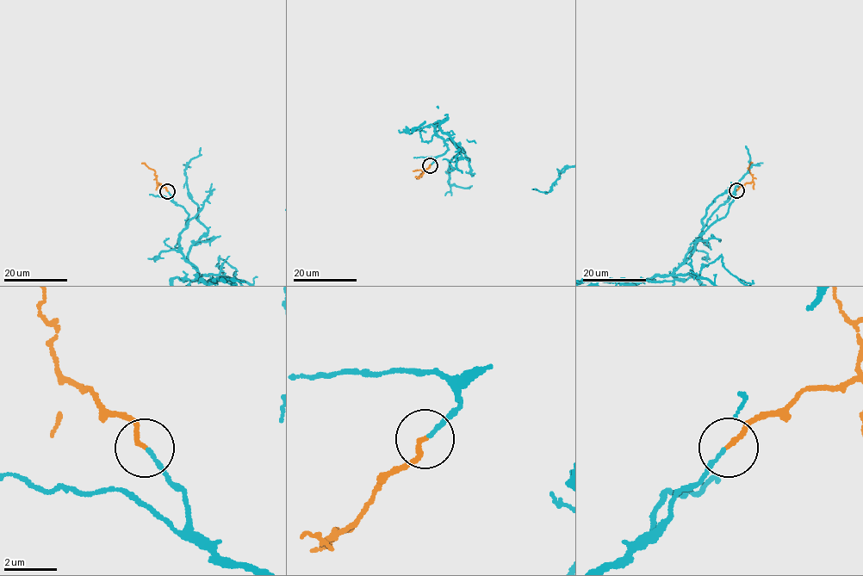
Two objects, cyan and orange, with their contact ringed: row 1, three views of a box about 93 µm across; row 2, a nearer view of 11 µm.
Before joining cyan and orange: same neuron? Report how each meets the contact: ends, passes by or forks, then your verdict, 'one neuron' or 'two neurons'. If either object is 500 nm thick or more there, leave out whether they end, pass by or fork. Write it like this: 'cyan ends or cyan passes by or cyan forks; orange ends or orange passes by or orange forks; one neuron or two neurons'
cyan ends; orange ends; one neuron

